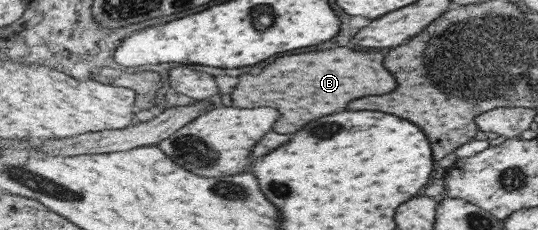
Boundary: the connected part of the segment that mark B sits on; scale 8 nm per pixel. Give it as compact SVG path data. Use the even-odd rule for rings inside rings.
M351 48L285 56L269 64L263 72L257 72L257 76L245 76L245 84L237 88L237 104L241 104L241 108L253 108L253 104L277 104L285 114L277 122L275 132L297 132L321 116L343 112L355 98L393 92L397 80L383 66L385 56L387 52L361 52Z

